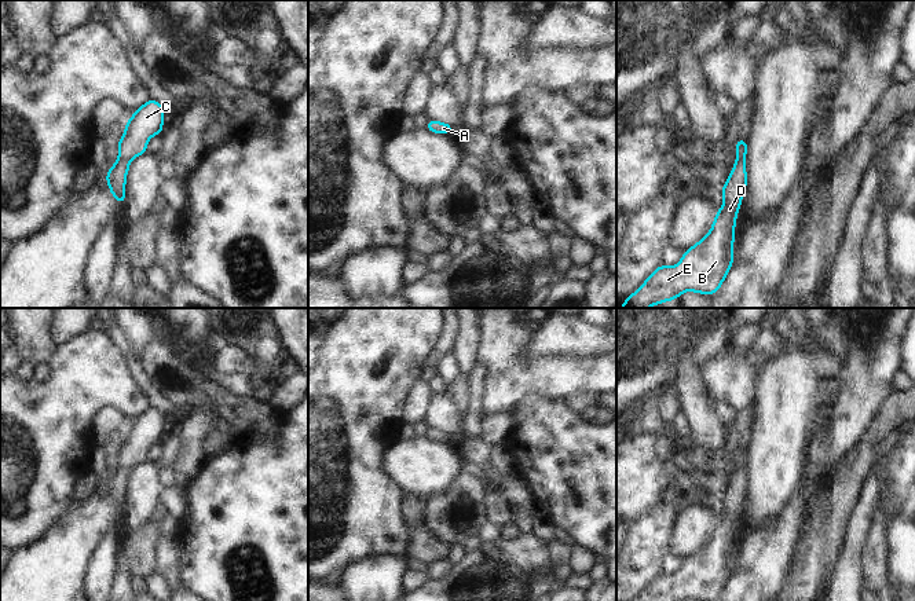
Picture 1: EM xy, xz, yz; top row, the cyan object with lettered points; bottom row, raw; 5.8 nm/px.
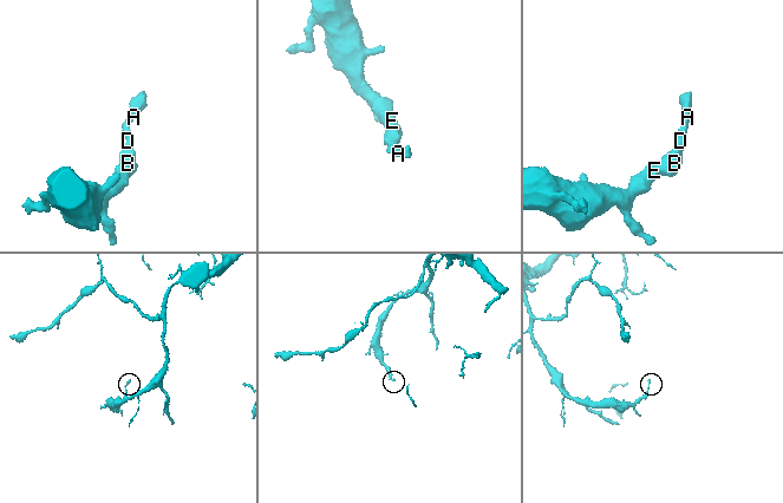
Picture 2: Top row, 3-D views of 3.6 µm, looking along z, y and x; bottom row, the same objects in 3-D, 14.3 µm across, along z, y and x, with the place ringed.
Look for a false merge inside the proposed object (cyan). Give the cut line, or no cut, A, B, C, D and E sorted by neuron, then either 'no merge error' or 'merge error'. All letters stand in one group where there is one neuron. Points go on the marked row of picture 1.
no cut | A B C D E | no merge error

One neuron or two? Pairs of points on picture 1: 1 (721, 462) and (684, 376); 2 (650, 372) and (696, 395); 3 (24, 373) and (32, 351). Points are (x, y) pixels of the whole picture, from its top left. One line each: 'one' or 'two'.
1: one
2: two
3: two

